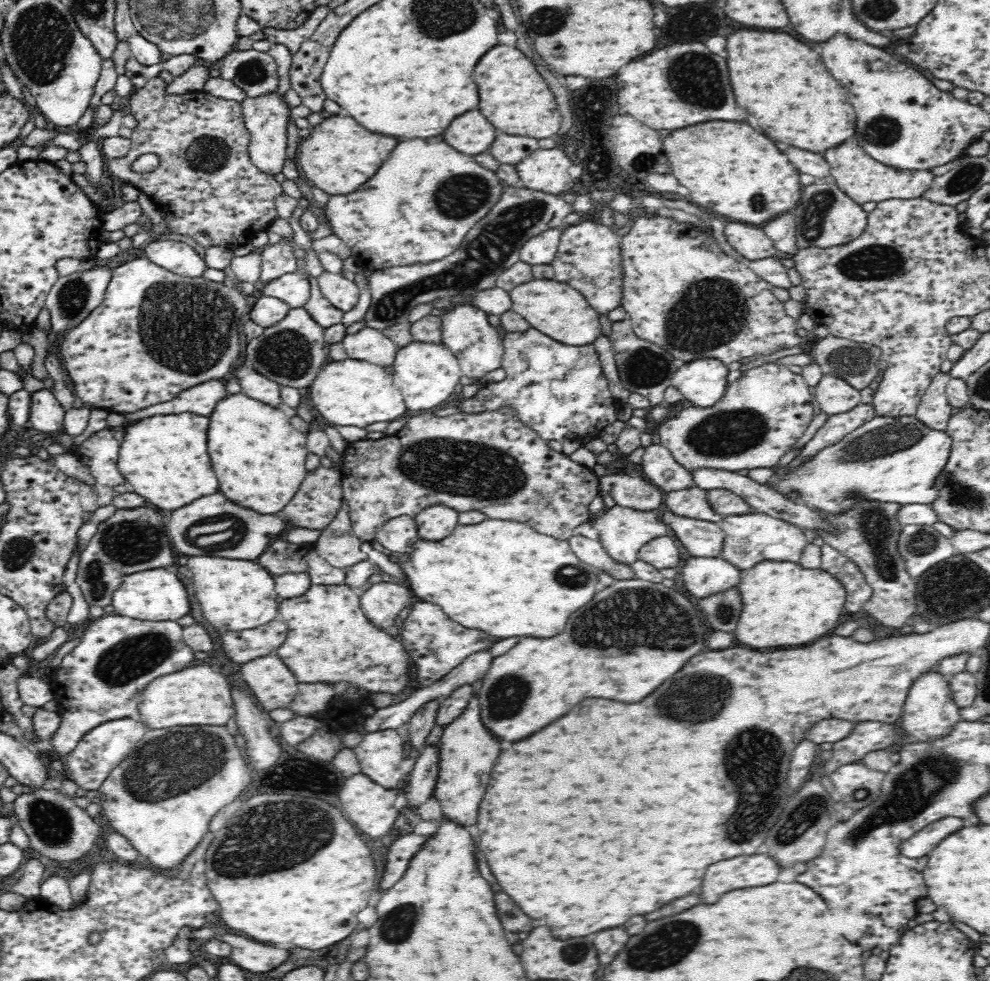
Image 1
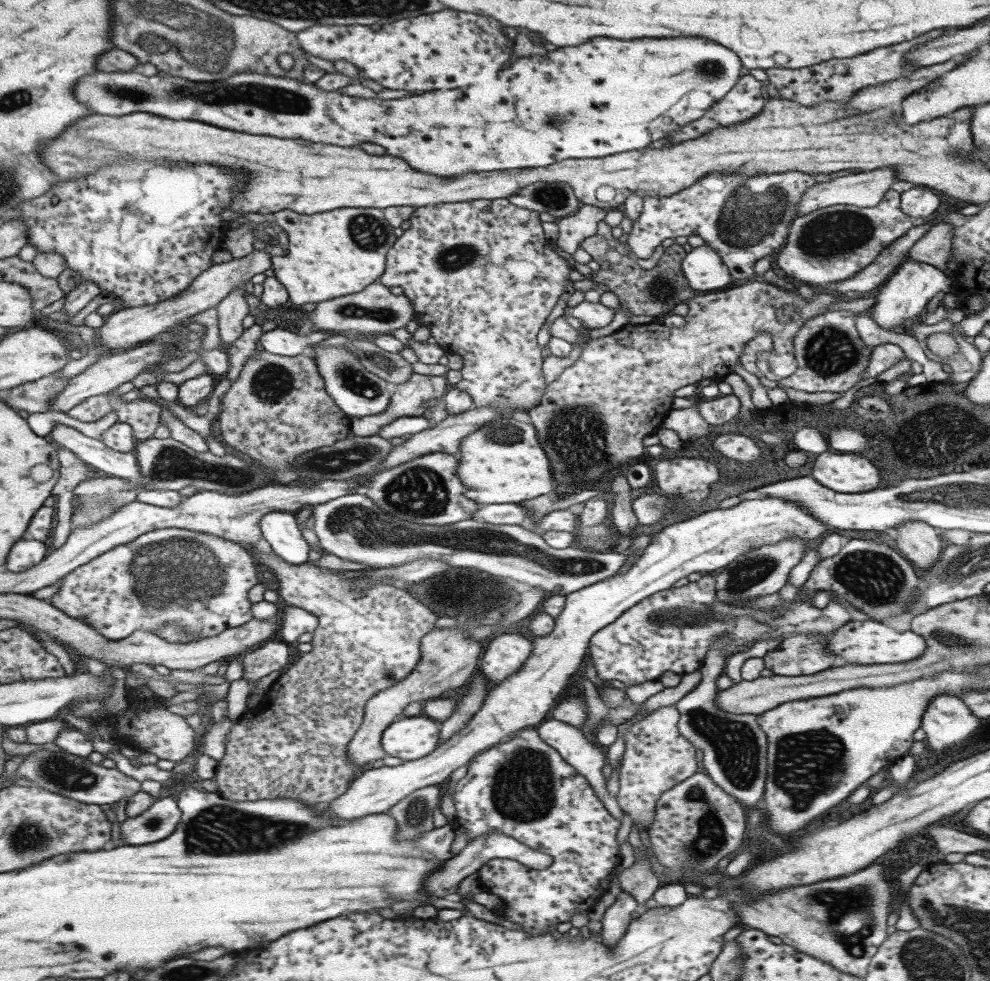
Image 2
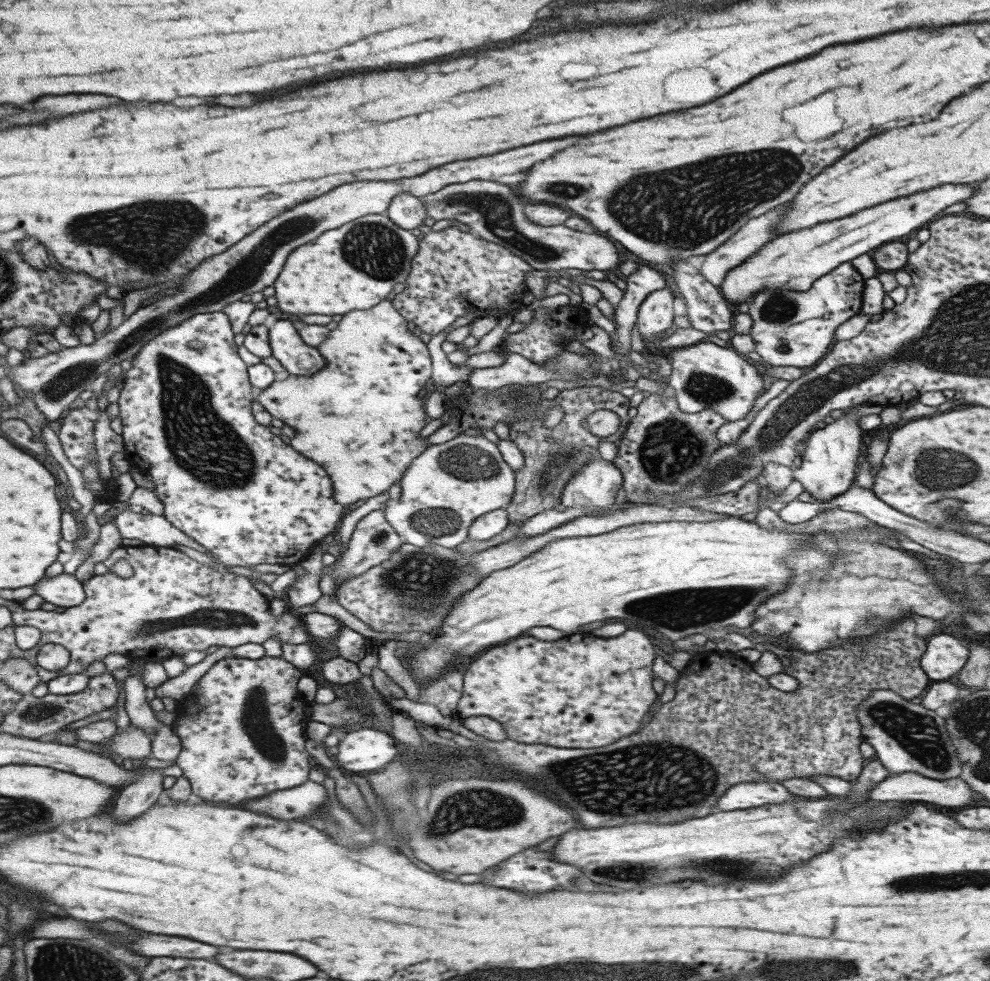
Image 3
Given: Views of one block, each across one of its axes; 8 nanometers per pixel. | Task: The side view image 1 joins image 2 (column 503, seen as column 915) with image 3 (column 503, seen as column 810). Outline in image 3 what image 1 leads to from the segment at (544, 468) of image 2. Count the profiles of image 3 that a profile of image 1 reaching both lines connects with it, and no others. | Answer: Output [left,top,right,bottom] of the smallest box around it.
[384,434,515,549]

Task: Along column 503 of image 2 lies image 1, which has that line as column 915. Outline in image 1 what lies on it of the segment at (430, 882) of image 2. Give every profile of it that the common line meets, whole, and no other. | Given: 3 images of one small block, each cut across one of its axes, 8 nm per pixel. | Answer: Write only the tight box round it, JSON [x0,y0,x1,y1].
[899,817,964,858]

